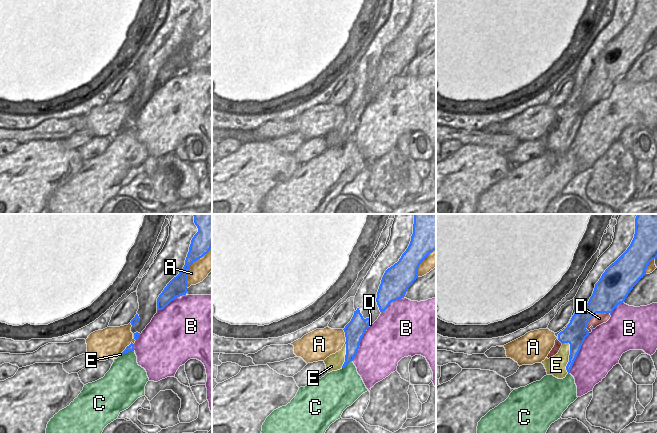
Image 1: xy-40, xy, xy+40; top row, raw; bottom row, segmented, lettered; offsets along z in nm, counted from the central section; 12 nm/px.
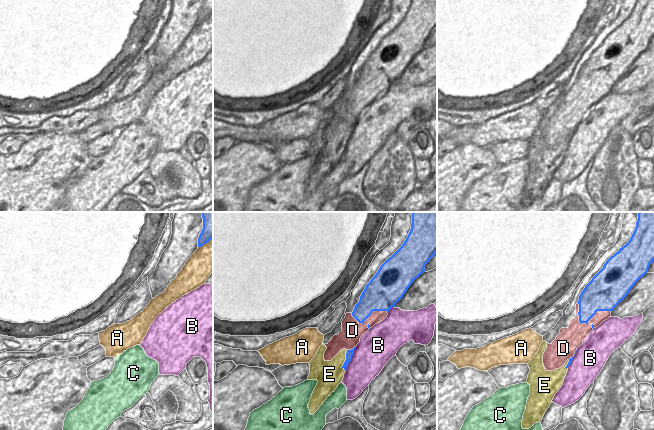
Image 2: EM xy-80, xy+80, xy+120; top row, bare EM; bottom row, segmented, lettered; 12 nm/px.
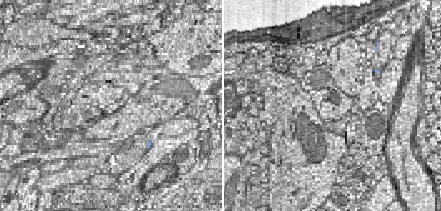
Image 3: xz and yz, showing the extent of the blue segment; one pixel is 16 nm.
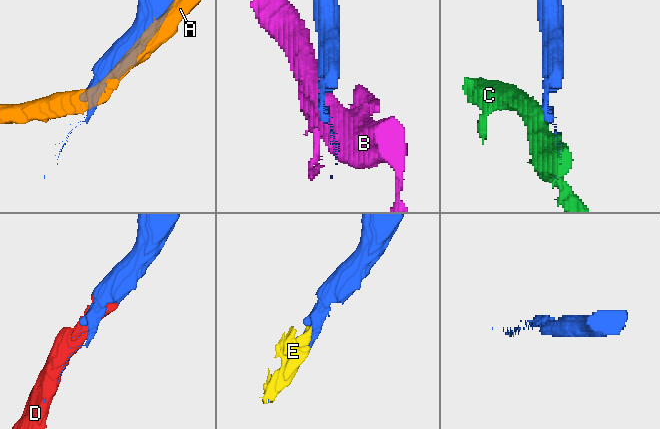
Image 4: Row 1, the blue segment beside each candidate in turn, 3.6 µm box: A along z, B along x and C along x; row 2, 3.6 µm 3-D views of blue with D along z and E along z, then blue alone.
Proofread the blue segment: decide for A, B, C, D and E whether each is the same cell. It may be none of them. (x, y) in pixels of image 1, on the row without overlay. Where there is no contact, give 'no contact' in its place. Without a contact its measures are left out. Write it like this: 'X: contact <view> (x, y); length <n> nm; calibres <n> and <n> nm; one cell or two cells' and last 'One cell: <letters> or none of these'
A: contact xy-40 (190, 41); length 600 nm; calibres 220 and 240 nm; two cells
B: contact xy+40 (578, 128); length 550 nm; calibres 260 and 460 nm; two cells
C: contact xy-40 (127, 128); length 150 nm; calibres 80 and 360 nm; two cells
D: contact xy+40 (594, 91); length 360 nm; calibres 340 and 140 nm; one cell
E: contact xy+40 (569, 131); length 380 nm; calibres 240 and 240 nm; two cells
One cell: D

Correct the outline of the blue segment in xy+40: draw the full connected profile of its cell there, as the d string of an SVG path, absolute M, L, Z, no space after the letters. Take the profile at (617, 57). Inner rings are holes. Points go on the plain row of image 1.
M635 0L630 22L602 50L586 83L574 89L565 105L558 110L547 134L558 130L563 119L569 119L570 131L566 146L570 149L585 114L593 105L610 95L613 86L625 77L646 50L649 39L656 34L657 0Z

